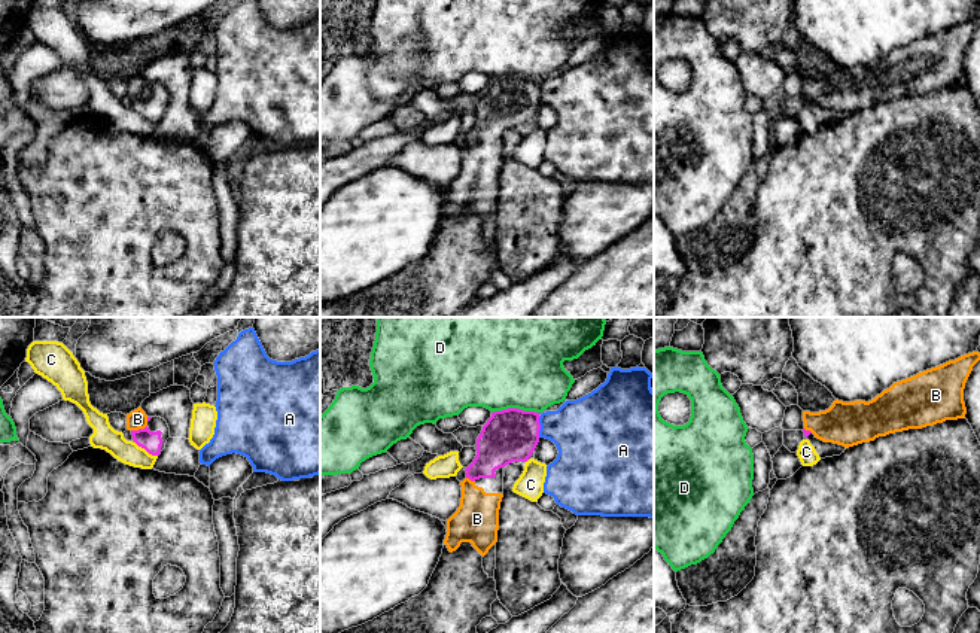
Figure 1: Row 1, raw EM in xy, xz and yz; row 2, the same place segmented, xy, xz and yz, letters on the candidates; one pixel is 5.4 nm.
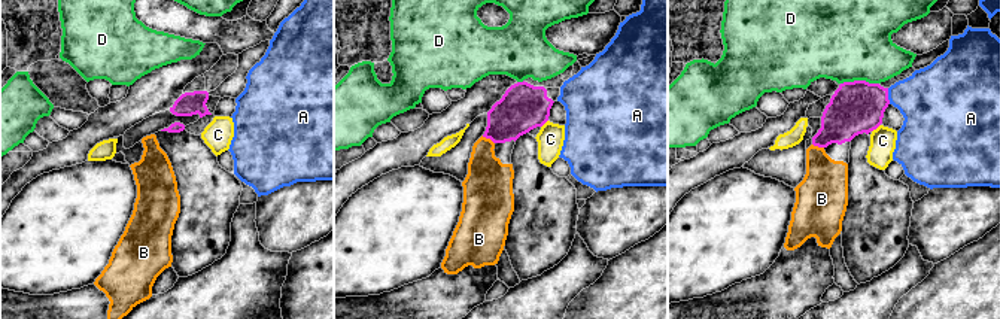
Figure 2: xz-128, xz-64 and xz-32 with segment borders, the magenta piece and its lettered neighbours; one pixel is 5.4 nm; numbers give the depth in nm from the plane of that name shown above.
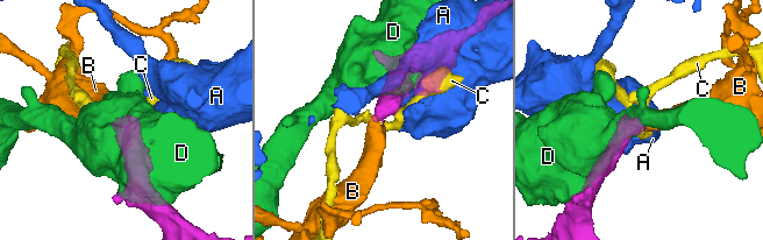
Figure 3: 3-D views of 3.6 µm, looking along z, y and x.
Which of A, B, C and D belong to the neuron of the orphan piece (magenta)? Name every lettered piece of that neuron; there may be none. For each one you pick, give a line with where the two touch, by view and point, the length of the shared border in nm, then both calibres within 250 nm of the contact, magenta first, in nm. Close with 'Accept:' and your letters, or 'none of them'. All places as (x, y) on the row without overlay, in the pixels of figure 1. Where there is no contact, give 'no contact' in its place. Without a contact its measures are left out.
B: xy (139, 96) | 90 nm | 110/110 nm
Accept: B

